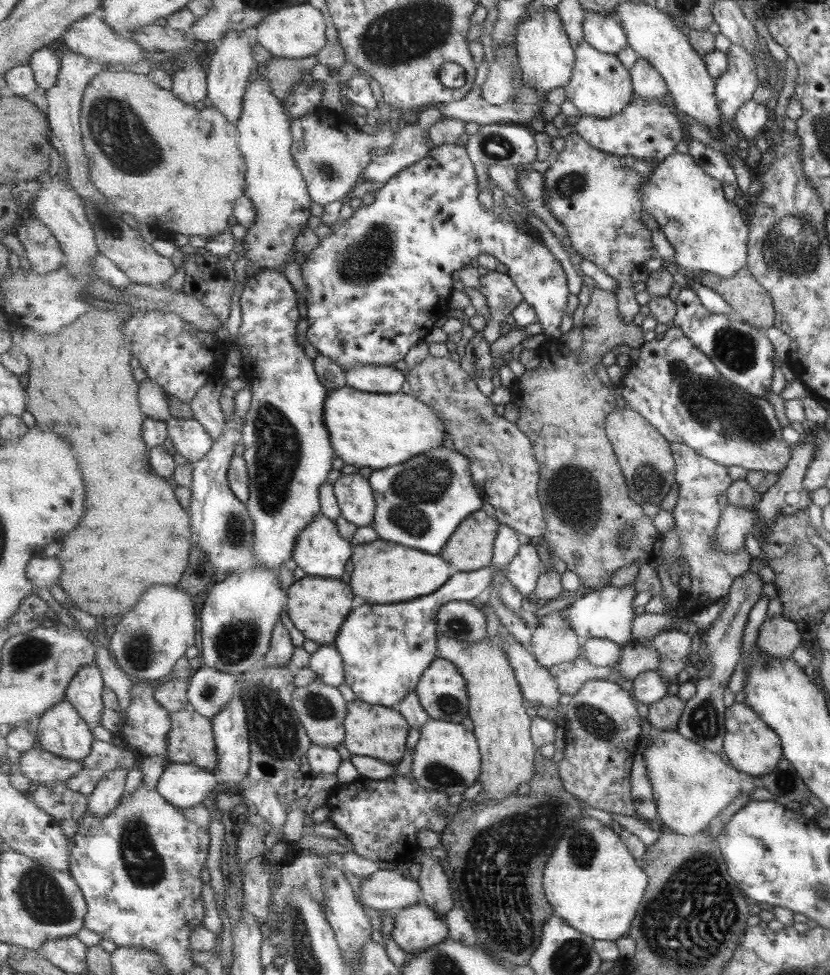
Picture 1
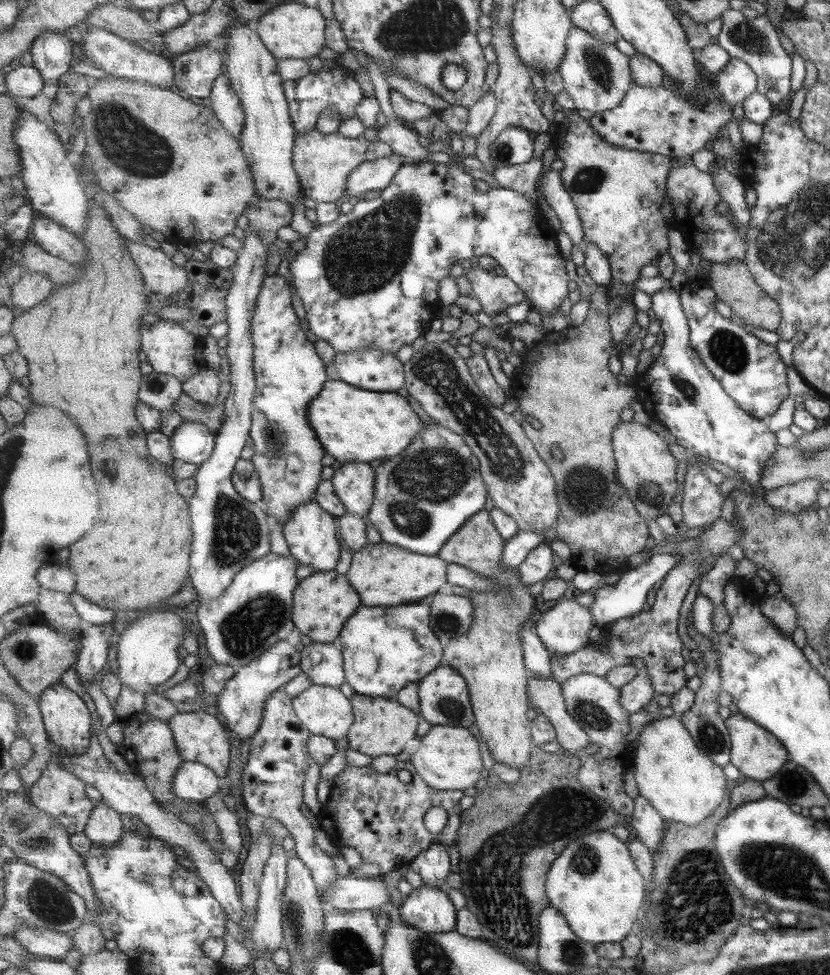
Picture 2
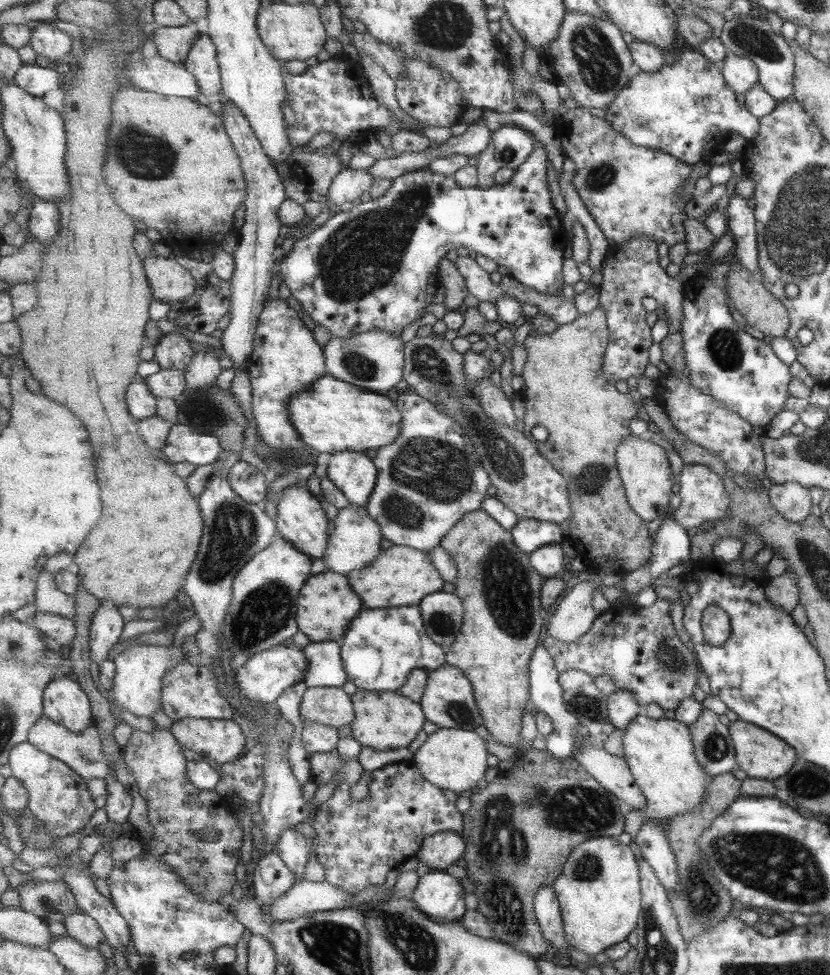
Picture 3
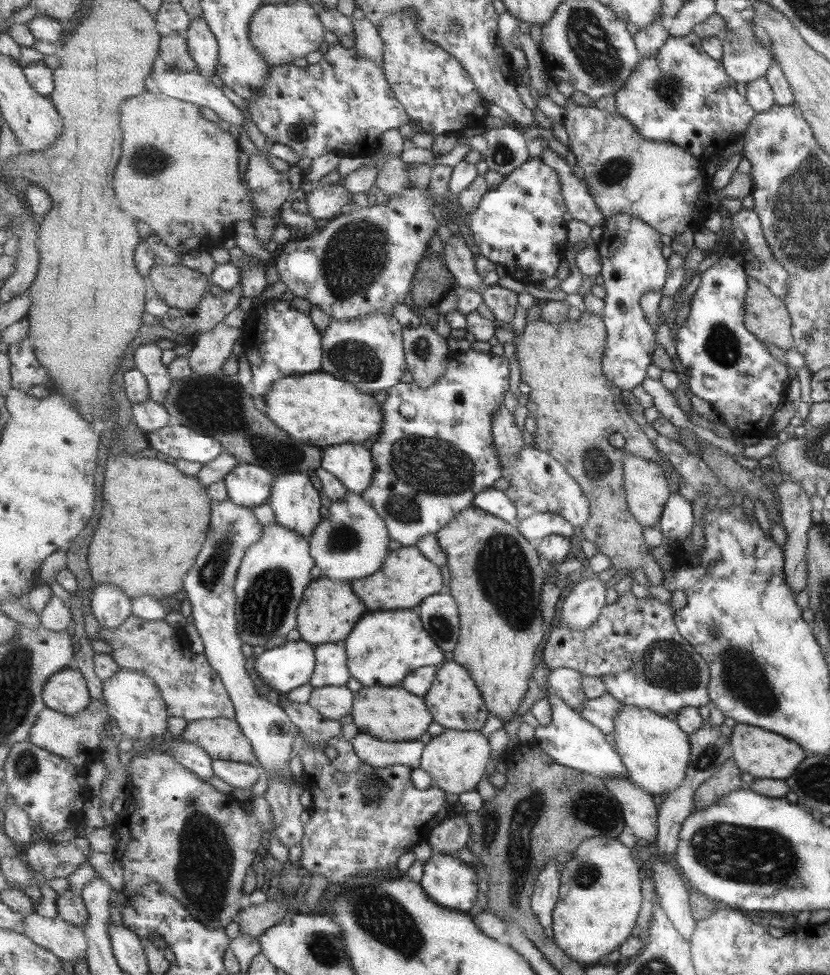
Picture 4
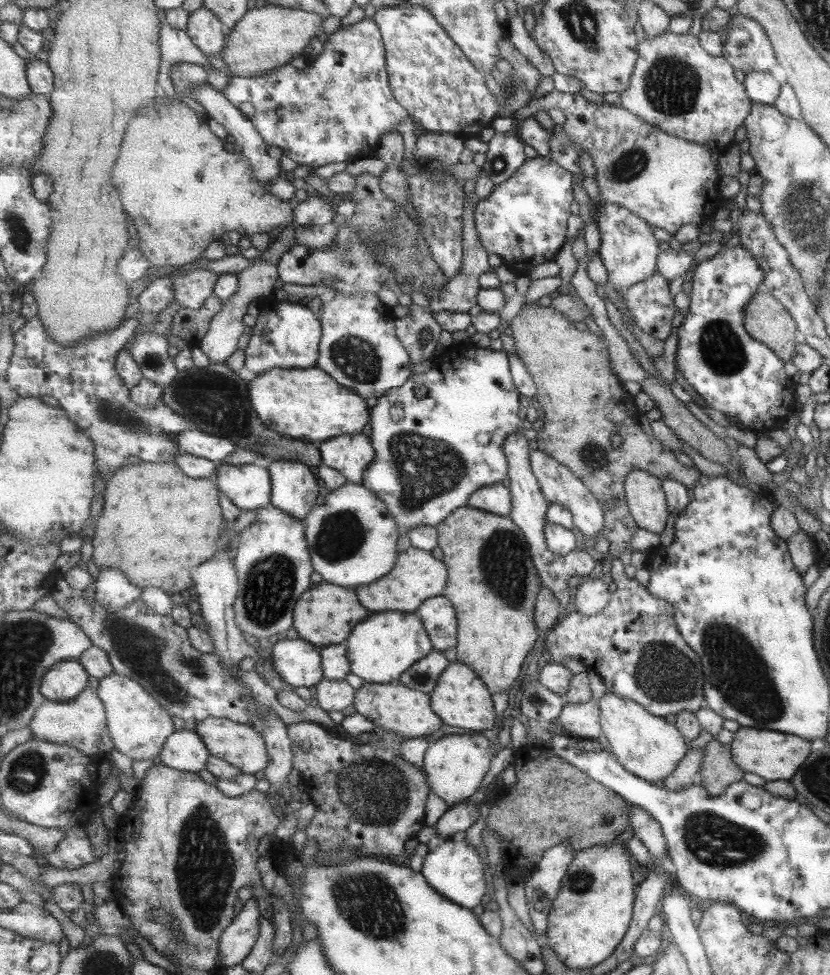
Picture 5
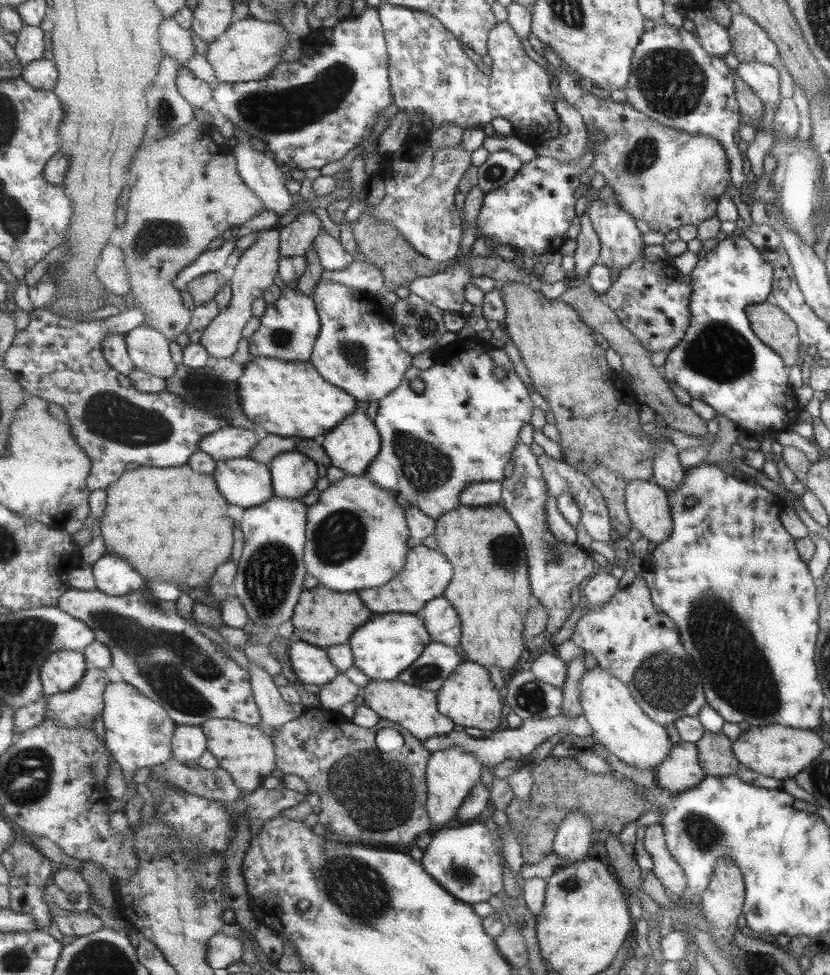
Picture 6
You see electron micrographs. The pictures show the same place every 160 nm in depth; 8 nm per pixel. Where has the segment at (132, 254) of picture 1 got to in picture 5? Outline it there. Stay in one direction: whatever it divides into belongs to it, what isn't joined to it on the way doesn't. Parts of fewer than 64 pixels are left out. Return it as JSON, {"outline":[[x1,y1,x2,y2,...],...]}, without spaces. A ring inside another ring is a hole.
{"outline":[[193,269,172,280,174,300,179,308,201,309,205,301,214,295,219,275,206,269]]}

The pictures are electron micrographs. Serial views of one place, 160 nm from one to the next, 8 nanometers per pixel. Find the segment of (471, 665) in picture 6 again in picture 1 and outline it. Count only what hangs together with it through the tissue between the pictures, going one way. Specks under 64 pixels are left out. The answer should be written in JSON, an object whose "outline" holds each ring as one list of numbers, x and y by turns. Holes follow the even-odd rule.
{"outline":[[437,656,421,676,416,693,433,719,459,724,469,717,468,680,453,661]]}

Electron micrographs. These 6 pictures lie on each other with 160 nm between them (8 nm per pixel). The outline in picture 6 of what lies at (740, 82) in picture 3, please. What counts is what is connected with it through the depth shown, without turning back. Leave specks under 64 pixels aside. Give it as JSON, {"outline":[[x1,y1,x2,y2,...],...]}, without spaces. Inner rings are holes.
{"outline":[[744,12,734,14,726,26,729,52,738,62,762,62,775,67,780,62,776,46,767,33]]}

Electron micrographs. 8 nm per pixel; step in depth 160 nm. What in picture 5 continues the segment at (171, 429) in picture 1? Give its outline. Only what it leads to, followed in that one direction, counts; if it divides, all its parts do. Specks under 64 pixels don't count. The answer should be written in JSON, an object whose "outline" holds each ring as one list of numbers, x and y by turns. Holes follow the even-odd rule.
{"outline":[[195,428,184,430,174,438,174,442,179,445,182,453,190,453,216,464,221,464,227,456,231,456,235,450,239,449,232,440,213,436]]}

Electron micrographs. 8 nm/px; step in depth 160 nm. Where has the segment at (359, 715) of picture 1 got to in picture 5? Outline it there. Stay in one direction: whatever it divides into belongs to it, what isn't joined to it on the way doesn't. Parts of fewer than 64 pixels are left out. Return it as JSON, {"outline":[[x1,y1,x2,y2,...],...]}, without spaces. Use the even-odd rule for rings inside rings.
{"outline":[[401,682,391,684,365,683,357,692,352,710,361,713,377,726,388,728,405,739,427,737,444,724,440,716,431,708,429,693,409,688]]}

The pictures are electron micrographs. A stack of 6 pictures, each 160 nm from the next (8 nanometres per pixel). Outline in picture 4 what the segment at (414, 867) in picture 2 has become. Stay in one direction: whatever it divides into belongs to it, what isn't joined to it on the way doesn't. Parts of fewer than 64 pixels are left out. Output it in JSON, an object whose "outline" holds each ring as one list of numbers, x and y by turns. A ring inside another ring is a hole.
{"outline":[[463,811,461,814,454,813,451,819,435,829,427,843,441,855,455,857,457,852,462,851,461,848,468,846,472,834,473,828,467,823,467,813]]}

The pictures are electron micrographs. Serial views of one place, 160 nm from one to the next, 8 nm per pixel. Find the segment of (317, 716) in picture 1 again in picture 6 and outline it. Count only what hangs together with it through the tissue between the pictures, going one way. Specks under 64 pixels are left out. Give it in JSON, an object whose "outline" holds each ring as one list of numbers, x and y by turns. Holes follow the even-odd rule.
{"outline":[[339,674,329,684,320,687,318,698,325,709,341,710,345,704,353,702,359,694,359,686,346,674]]}

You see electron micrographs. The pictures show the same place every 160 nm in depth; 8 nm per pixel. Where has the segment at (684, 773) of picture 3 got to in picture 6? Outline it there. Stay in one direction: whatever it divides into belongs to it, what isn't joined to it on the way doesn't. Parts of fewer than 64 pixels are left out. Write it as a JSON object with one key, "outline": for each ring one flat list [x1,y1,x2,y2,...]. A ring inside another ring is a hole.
{"outline":[[598,666,595,670,588,668,585,678,581,681,582,703,584,715,588,718,594,730,595,738,621,761,641,769,657,769,669,756,672,755,674,743,667,728,659,724,648,715,637,702,636,697,616,676,609,674,604,668]]}

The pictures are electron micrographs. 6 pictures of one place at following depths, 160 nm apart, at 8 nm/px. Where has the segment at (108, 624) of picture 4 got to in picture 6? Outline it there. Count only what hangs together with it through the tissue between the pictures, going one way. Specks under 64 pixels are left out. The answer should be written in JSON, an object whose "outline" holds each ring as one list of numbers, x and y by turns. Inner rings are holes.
{"outline":[[106,554,93,565,98,589,109,596,128,596,146,586,146,578,117,555]]}

